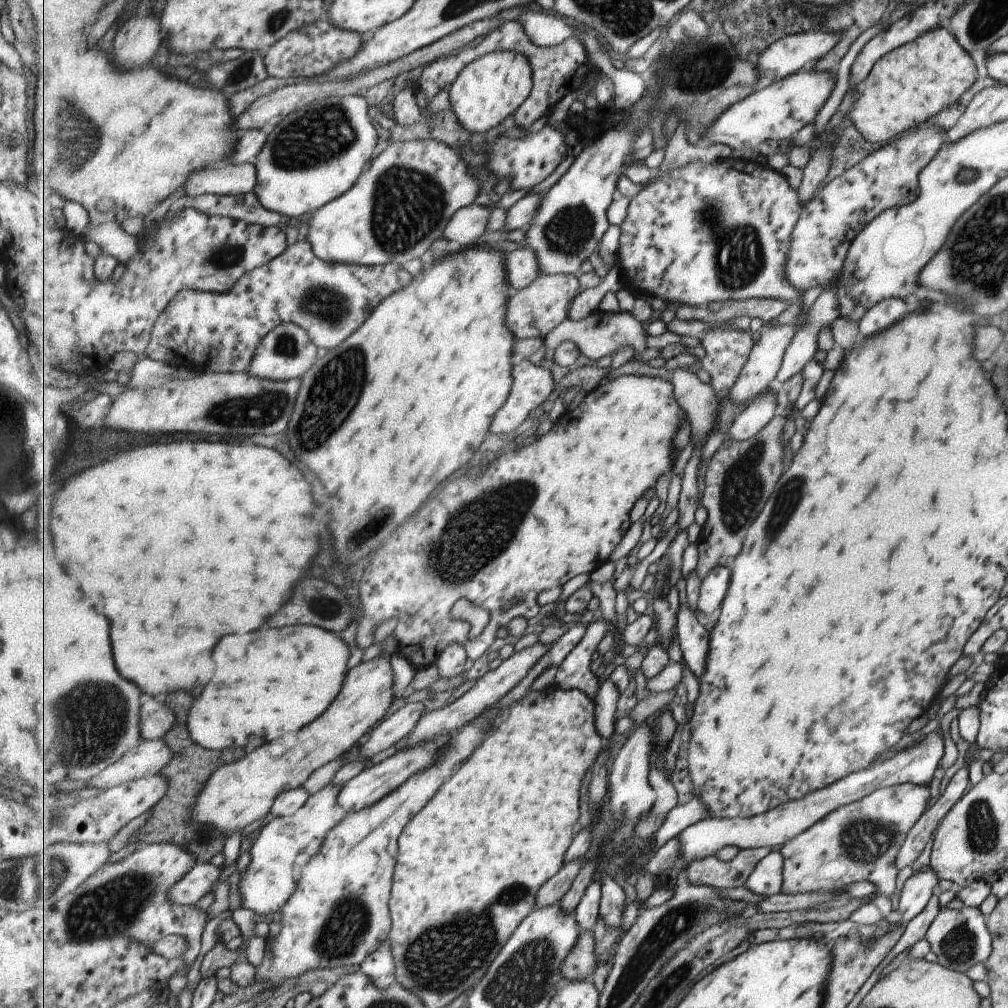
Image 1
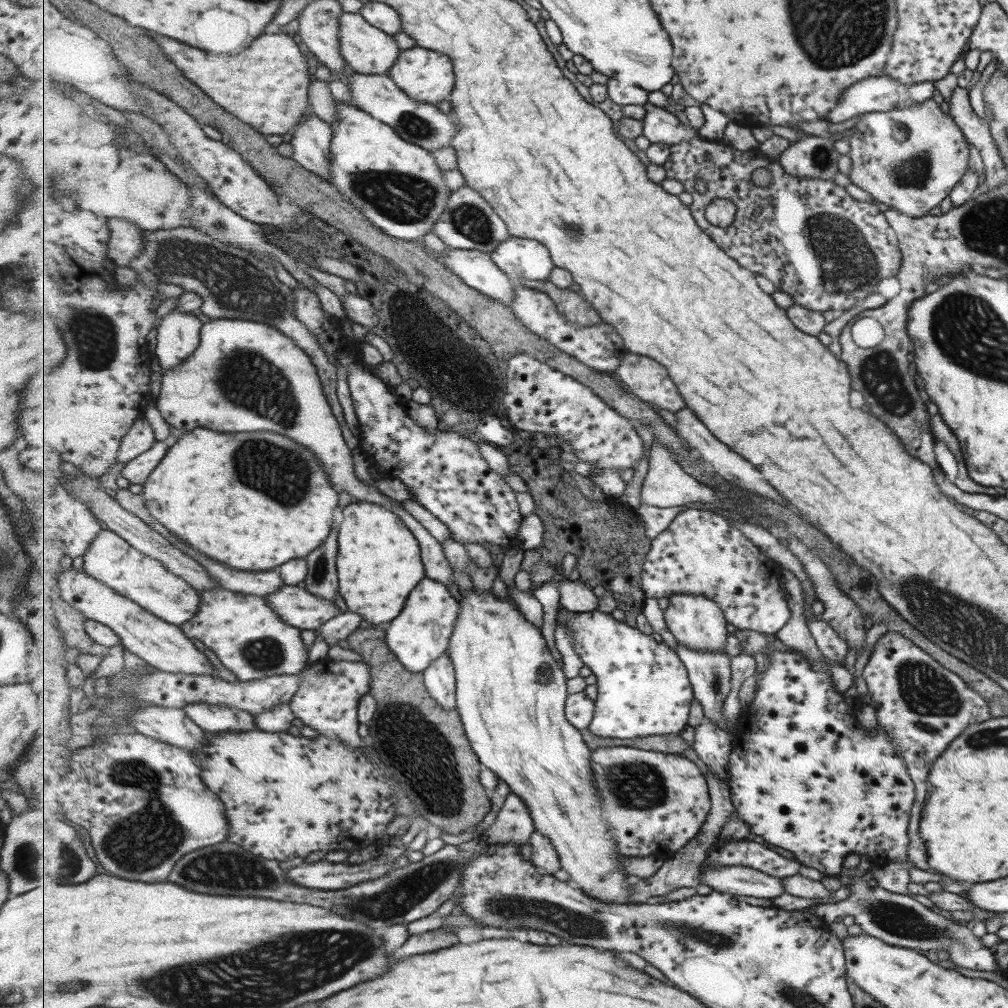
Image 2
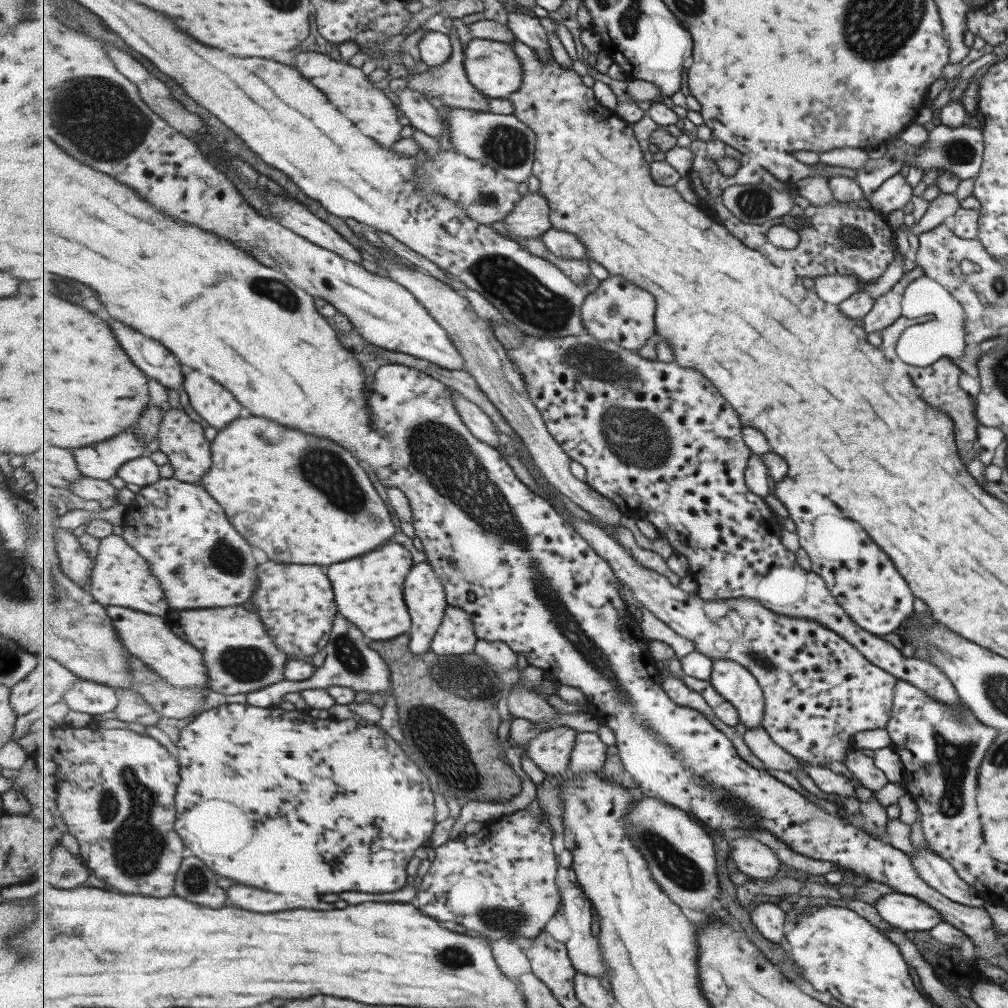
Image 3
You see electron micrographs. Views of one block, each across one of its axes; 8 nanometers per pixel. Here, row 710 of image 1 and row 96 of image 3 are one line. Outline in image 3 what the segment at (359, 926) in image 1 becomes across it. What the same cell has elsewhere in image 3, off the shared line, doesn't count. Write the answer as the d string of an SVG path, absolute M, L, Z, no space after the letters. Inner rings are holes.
M473 38L467 43L464 53L468 79L485 97L509 99L521 90L524 81L523 67L511 43Z

